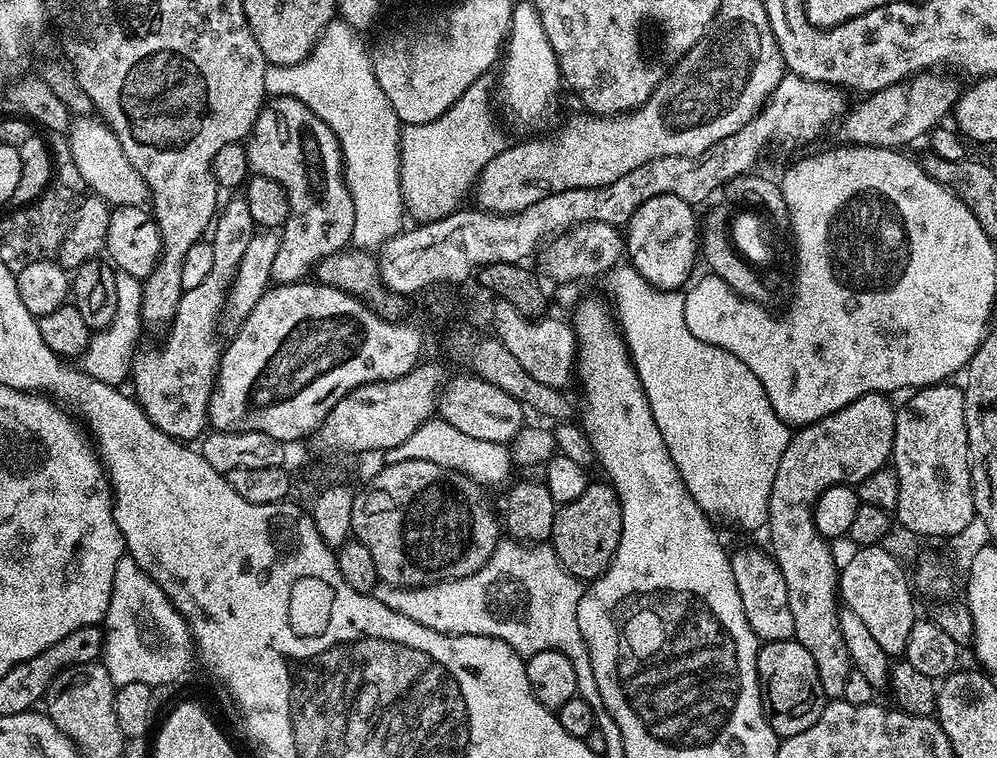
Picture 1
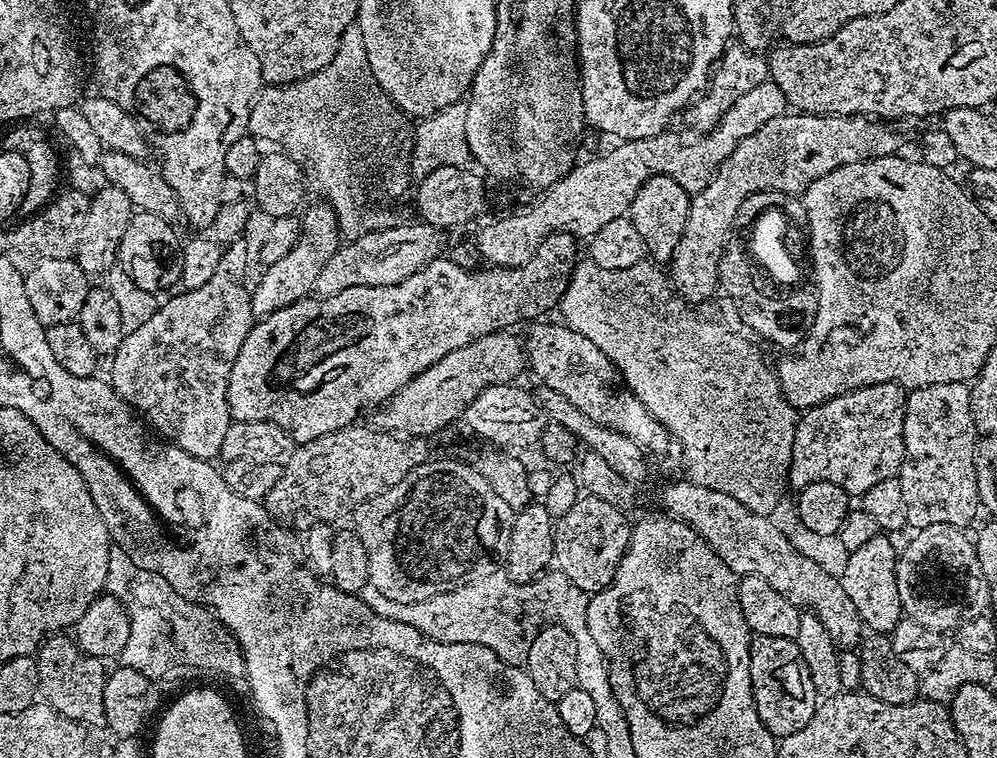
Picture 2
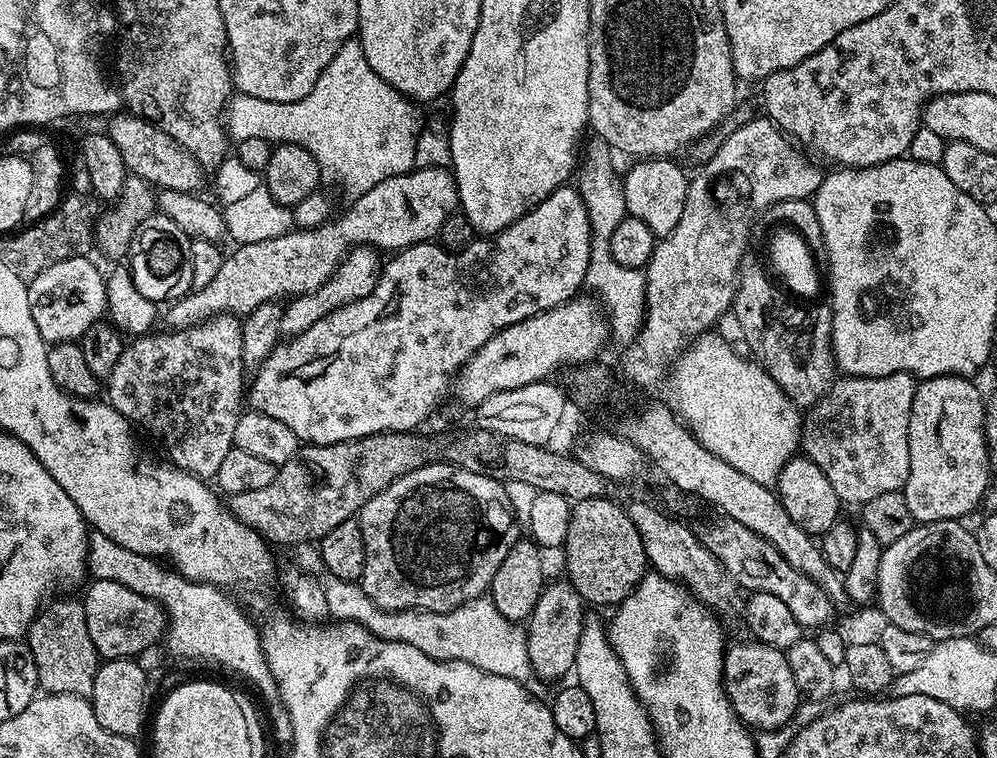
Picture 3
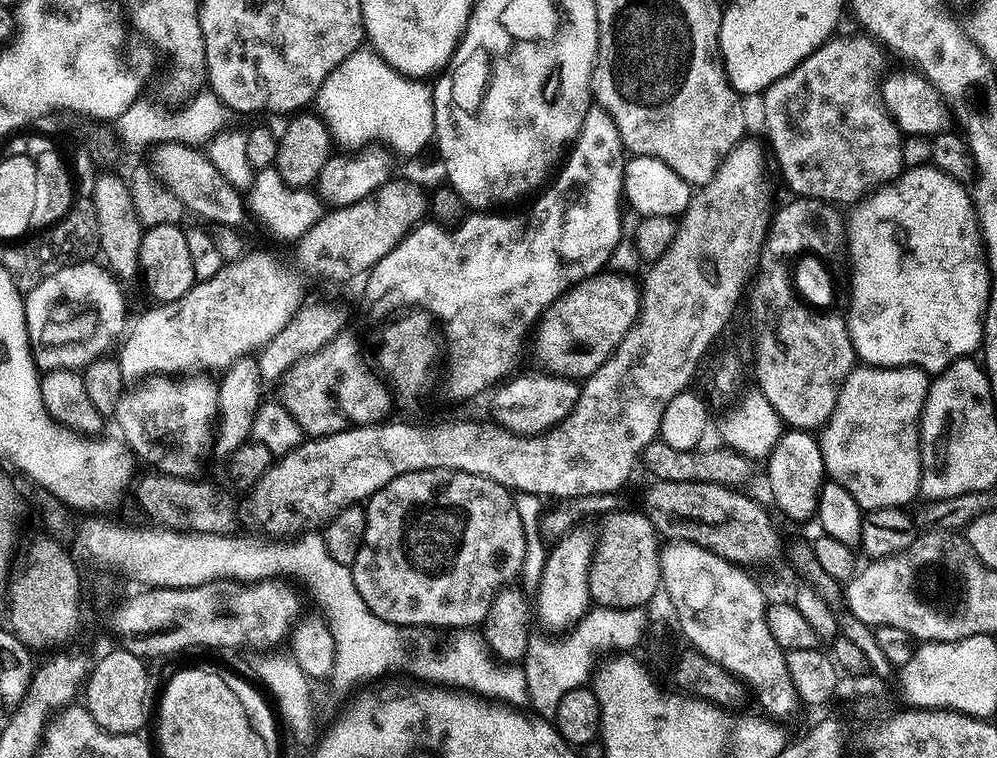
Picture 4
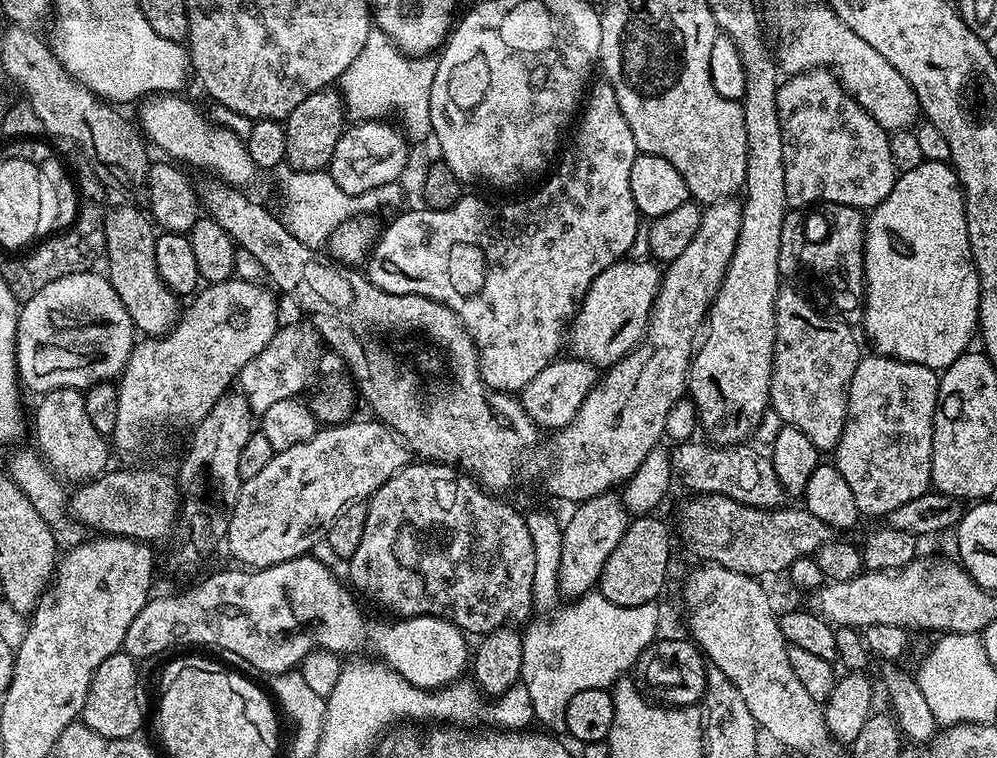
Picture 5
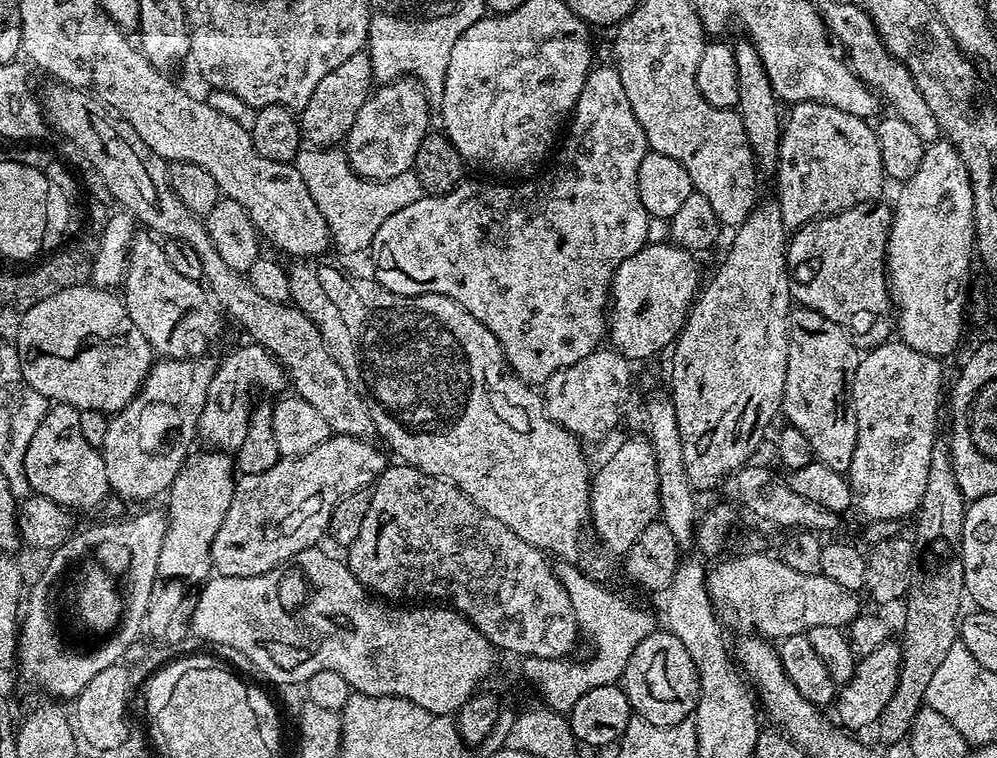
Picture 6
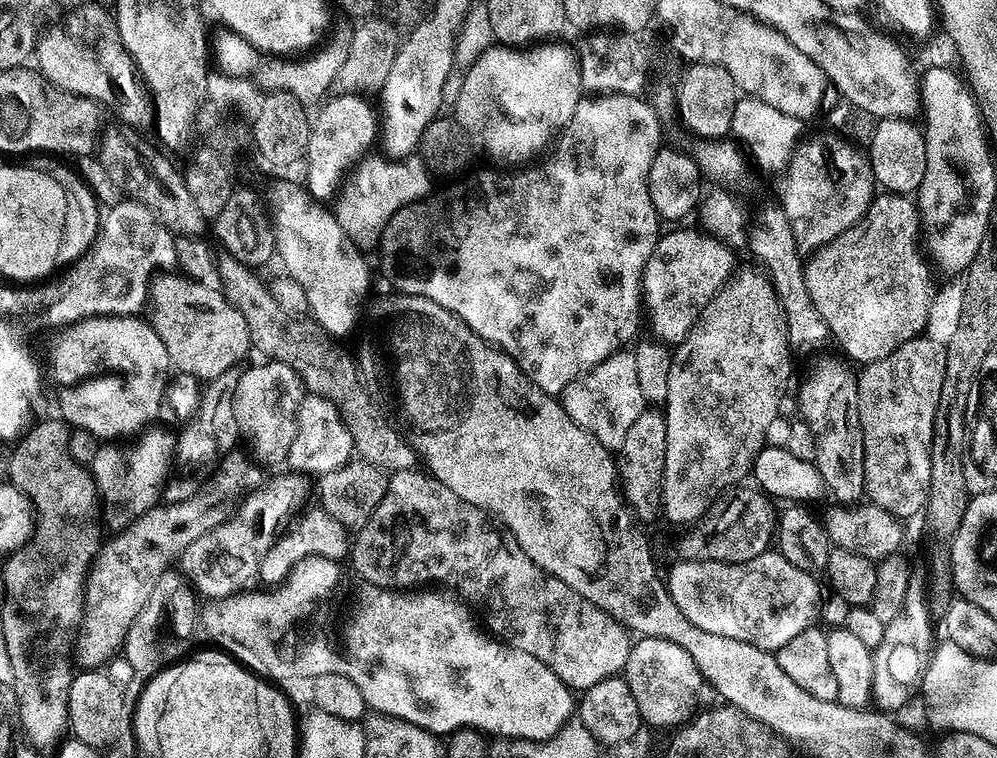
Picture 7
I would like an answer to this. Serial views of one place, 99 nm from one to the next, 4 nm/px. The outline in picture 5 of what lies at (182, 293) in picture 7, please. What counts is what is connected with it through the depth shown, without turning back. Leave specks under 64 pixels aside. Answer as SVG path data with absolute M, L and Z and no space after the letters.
M120 204L117 208L107 209L104 247L106 264L108 260L106 275L122 306L126 306L126 314L130 314L133 328L145 337L155 338L172 331L182 315L182 304L176 293L168 289L166 282L162 282L158 262L154 260L158 232L149 213L141 208L135 208L132 204Z

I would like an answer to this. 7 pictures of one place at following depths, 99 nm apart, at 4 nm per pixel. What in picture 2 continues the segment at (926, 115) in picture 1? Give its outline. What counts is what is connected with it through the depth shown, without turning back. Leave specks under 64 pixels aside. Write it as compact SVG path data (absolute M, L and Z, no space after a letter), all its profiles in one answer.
M788 115L770 118L770 122L754 134L742 138L730 158L726 158L710 178L706 190L689 199L686 230L682 230L682 238L670 261L672 286L685 301L704 300L712 291L717 291L718 262L729 247L731 224L747 196L755 192L785 192L787 196L796 196L805 192L810 182L822 178L822 174L830 174L830 170L838 170L838 166L870 160L873 156L895 156L903 149L900 147L904 136L896 129L899 127L880 118Z

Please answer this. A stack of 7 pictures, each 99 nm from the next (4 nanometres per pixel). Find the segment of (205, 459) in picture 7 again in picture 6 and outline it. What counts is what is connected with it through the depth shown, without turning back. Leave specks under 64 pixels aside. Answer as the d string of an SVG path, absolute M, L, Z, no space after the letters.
M247 343L241 348L234 349L224 361L221 359L217 363L198 427L198 436L201 441L209 440L212 443L209 445L213 449L223 450L229 454L235 453L236 448L242 446L242 441L246 439L250 409L254 404L252 392L261 388L264 392L280 394L286 388L286 373L283 366L261 344Z

